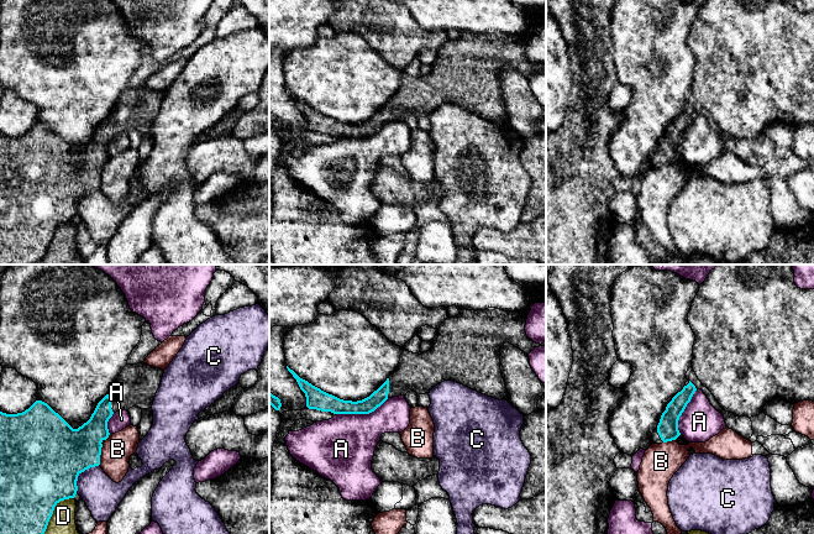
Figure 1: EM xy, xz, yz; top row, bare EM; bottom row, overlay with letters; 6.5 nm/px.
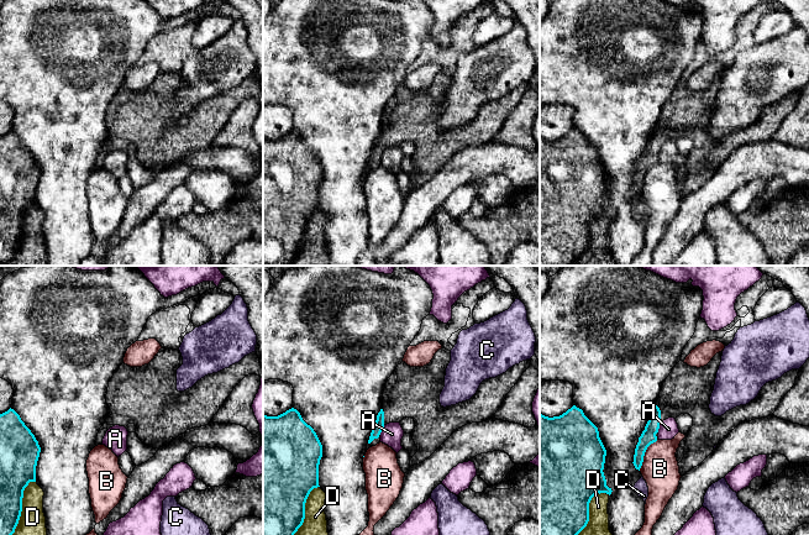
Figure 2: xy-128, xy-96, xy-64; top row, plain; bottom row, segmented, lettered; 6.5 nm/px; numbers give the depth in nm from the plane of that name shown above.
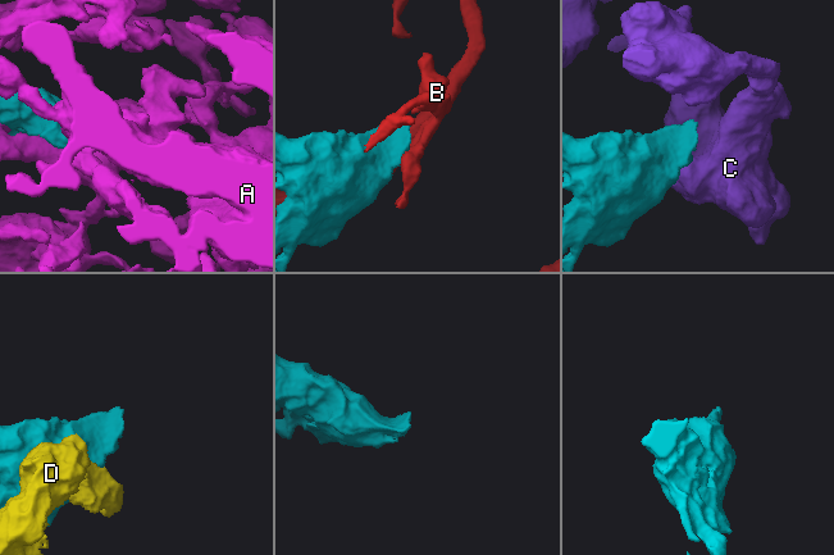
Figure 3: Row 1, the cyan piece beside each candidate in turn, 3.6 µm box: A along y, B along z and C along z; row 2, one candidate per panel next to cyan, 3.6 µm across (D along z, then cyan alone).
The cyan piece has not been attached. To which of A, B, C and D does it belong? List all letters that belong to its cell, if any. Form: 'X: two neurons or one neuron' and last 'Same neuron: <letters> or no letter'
A: two neurons
B: two neurons
C: two neurons
D: two neurons
Same neuron: no letter

